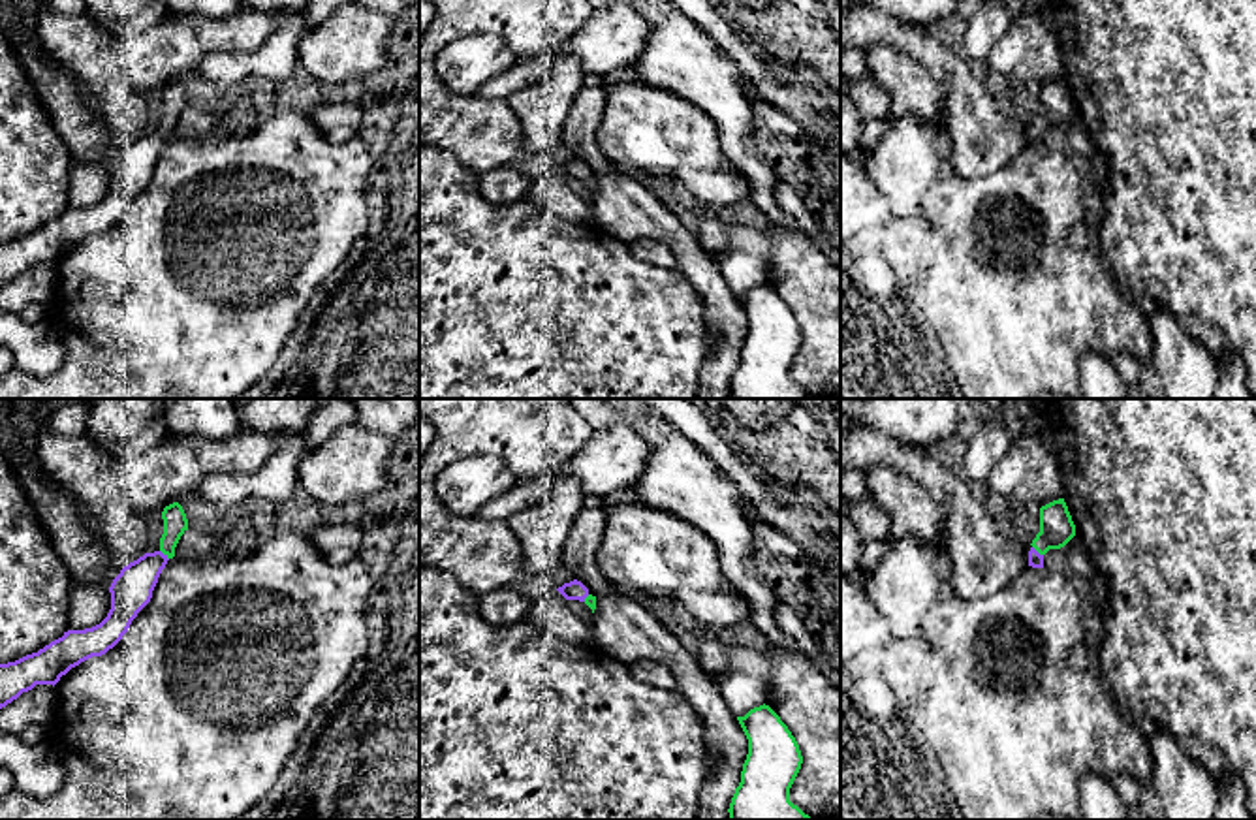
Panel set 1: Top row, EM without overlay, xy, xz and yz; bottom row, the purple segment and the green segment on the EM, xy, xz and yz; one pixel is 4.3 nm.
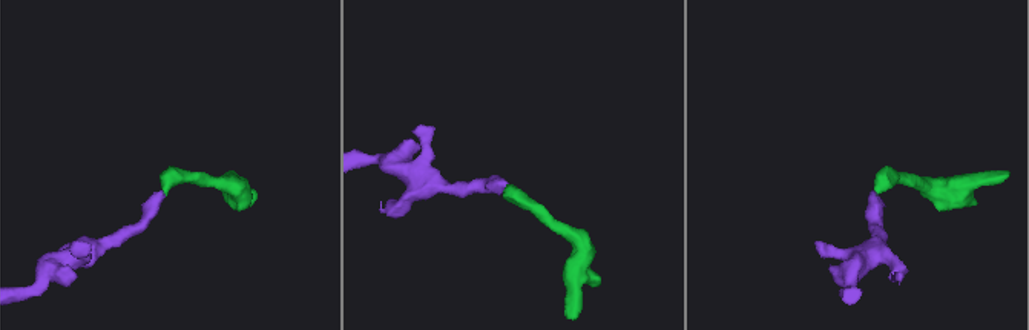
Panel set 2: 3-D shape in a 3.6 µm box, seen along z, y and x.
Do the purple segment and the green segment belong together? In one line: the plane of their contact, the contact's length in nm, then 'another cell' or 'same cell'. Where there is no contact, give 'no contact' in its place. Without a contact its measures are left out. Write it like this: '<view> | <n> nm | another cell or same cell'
xy | 60 nm | same cell

